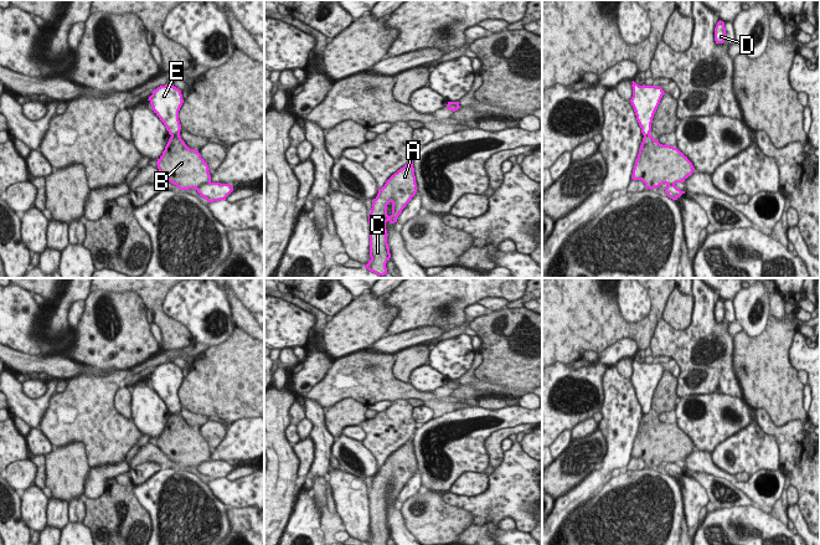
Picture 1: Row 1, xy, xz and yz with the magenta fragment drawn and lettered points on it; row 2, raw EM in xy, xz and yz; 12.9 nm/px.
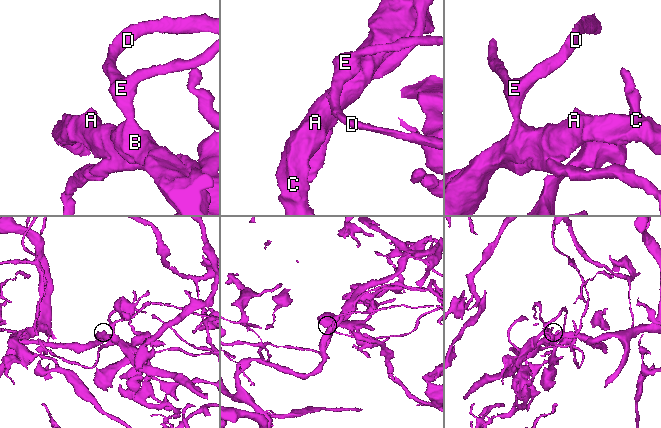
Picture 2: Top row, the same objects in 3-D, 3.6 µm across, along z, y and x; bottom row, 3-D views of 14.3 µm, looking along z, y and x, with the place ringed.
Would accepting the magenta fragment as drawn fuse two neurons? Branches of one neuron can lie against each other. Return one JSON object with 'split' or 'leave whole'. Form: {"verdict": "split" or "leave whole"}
{"verdict": "split"}

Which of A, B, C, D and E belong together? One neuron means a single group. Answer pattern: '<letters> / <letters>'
A B C / D E

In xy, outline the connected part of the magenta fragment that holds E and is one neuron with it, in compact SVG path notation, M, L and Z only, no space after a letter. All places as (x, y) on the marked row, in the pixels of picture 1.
M174 84L160 86L153 91L148 101L169 134L171 137L179 137L181 130L179 110L184 103L181 91Z

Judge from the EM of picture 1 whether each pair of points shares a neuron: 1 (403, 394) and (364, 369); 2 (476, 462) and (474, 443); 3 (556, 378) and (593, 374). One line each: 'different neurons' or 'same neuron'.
1: same neuron
2: same neuron
3: same neuron

